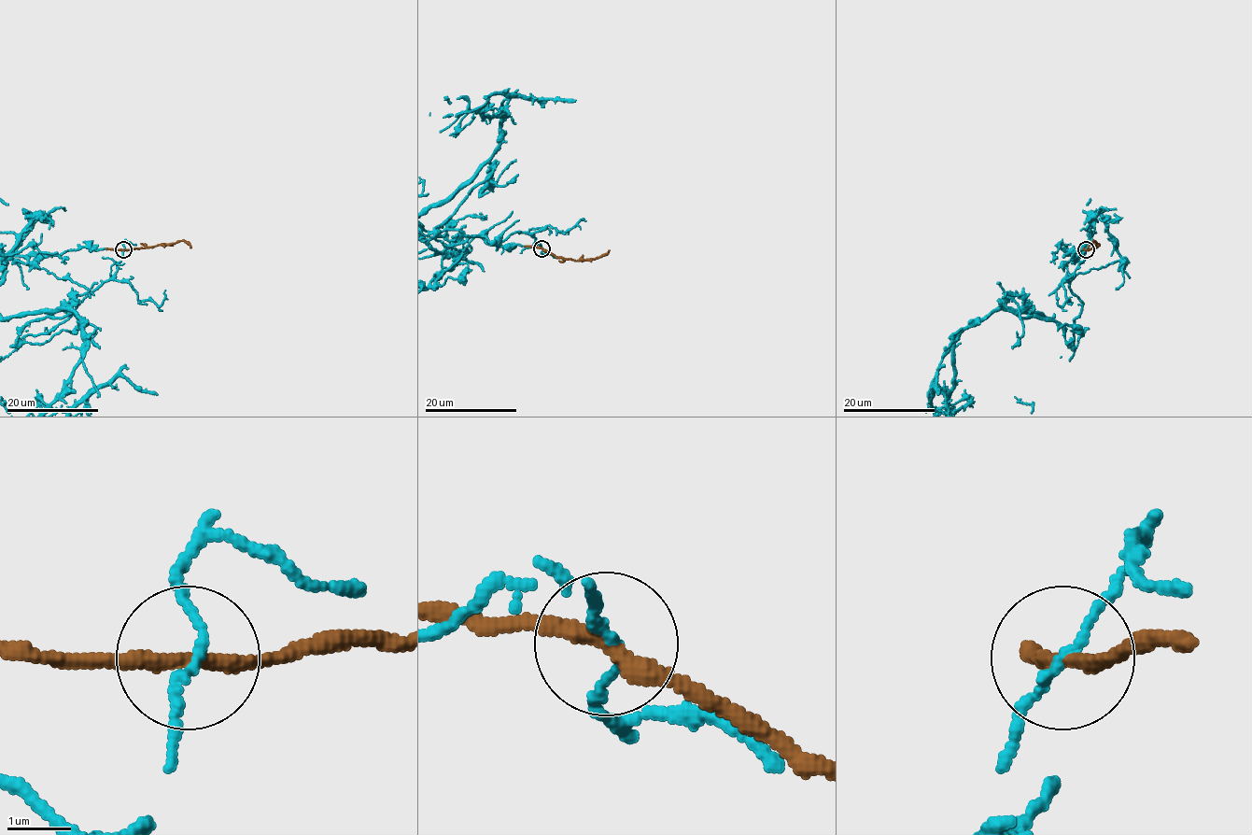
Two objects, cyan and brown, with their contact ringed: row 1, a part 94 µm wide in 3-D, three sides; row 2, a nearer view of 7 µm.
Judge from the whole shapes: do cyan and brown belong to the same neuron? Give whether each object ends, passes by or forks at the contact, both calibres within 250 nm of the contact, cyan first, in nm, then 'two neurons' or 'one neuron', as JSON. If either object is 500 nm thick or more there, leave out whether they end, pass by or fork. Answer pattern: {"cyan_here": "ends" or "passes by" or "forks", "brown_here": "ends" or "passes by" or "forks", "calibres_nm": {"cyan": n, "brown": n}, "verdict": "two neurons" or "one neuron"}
{"cyan_here": "passes by", "brown_here": "passes by", "calibres_nm": {"cyan": 130, "brown": 260}, "verdict": "one neuron"}

